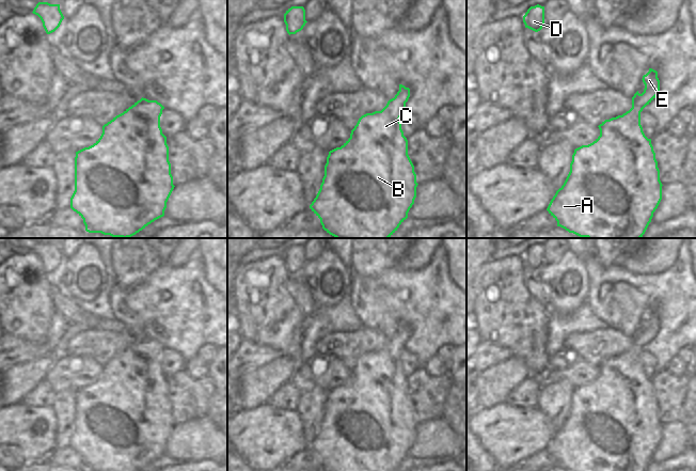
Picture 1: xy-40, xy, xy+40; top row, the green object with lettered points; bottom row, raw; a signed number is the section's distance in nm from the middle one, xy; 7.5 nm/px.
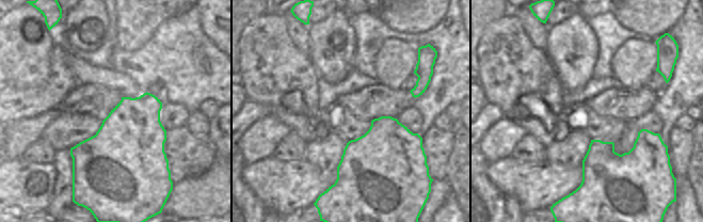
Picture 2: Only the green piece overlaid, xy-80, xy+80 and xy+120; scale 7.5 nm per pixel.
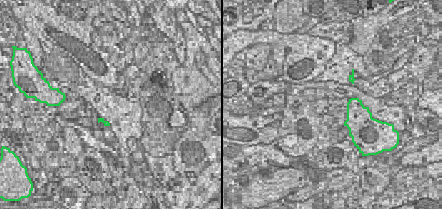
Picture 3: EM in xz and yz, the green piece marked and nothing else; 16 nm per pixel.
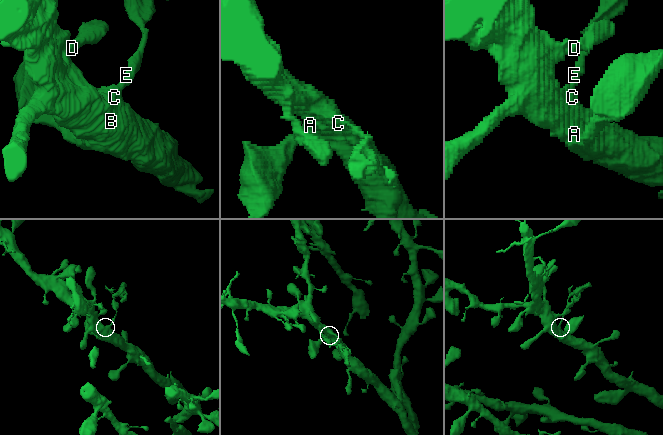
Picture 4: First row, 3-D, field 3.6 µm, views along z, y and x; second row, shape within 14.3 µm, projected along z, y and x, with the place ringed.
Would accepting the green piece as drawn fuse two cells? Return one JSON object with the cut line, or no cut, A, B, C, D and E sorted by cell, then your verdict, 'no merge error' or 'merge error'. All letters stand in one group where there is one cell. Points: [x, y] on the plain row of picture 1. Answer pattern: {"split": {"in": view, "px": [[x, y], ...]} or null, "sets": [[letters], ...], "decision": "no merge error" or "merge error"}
{"split": {"in": "xy", "px": [[405, 326], [404, 347]]}, "sets": [["A", "B", "C", "D"], ["E"]], "decision": "merge error"}

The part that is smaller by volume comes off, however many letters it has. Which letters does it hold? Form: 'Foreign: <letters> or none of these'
Foreign: E.

